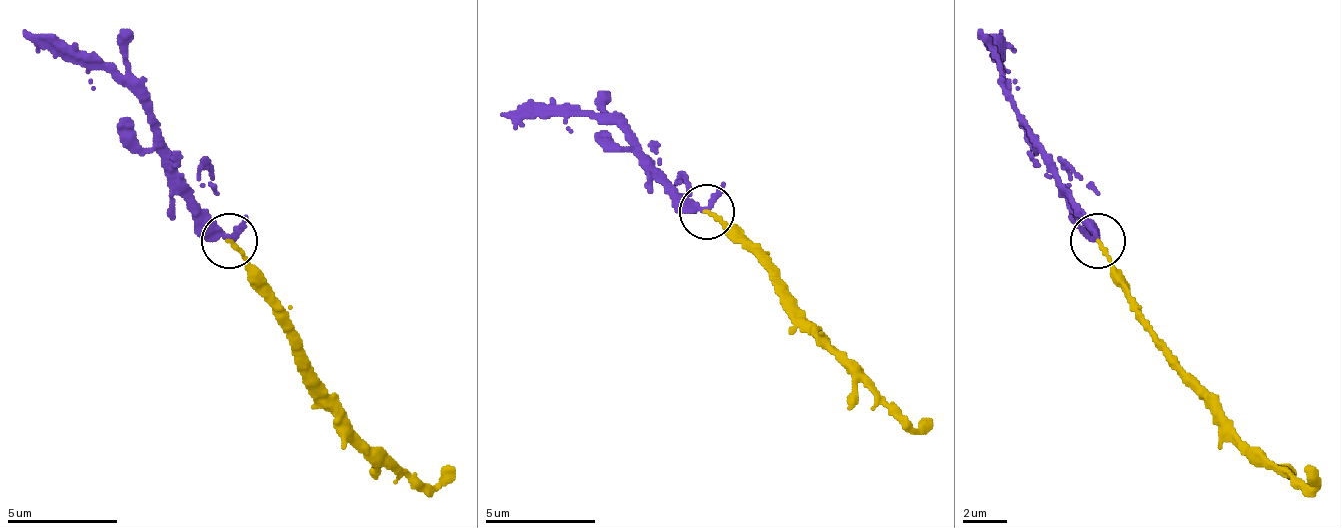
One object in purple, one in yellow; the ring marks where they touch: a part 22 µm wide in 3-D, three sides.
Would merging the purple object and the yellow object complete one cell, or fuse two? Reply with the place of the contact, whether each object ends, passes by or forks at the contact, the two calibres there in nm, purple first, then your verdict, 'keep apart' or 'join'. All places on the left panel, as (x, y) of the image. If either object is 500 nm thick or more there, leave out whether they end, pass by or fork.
at (229, 240); purple passes by; yellow ends there; 300 nm thick on the purple side, 220 nm on the other; join

